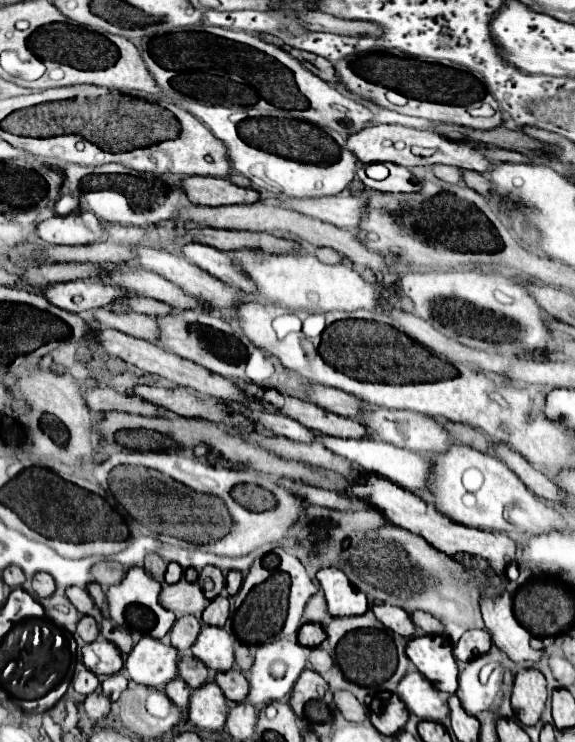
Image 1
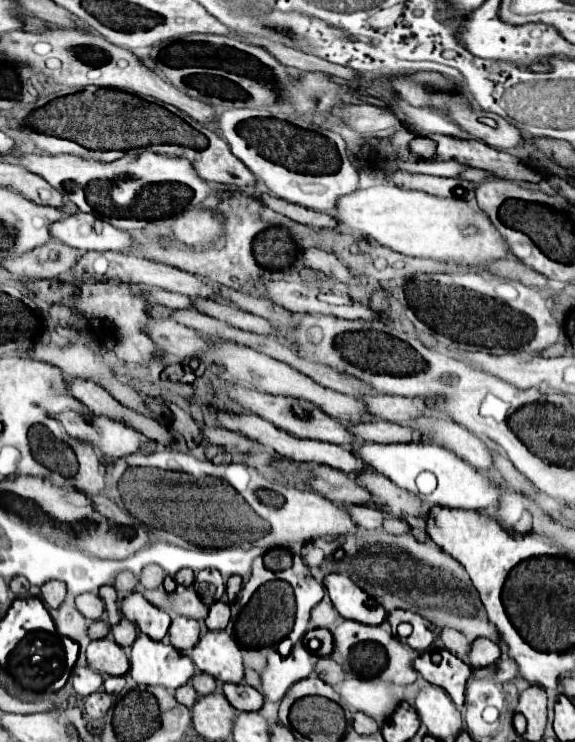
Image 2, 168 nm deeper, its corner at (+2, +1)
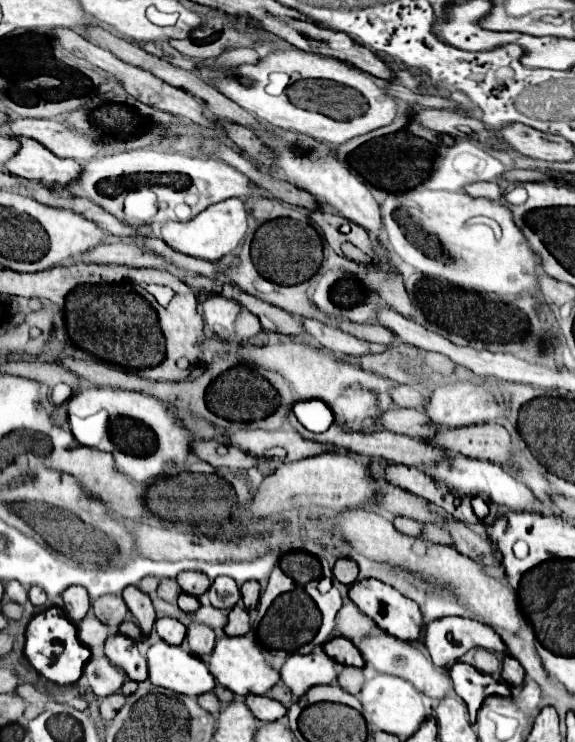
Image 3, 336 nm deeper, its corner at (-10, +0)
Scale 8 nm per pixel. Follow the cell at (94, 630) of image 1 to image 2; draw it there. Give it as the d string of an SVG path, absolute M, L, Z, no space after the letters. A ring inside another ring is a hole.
M96 620L96 622L92 622L90 628L88 628L90 640L104 638L104 636L108 636L108 632L110 632L110 626L108 626L108 622L104 622L104 620Z

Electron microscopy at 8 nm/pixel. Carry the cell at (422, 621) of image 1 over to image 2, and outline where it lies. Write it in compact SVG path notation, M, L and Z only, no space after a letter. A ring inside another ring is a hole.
M440 628L440 630L438 630L438 638L442 640L442 644L444 644L452 654L456 654L458 658L462 658L462 660L466 662L466 654L468 654L470 642L466 640L464 634L460 634L458 630L452 630L452 628Z

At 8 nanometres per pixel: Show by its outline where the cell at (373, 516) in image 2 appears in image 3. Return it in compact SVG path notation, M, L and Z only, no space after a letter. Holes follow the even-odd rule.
M396 517L394 525L396 525L398 531L402 531L406 535L412 535L412 537L420 537L422 535L422 527L424 527L420 521L406 519L406 517Z

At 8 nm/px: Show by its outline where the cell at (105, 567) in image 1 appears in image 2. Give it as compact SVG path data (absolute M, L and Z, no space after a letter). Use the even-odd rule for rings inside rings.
M120 572L116 578L114 578L114 588L116 588L116 592L118 594L122 594L122 596L126 596L128 592L132 592L134 588L136 588L136 584L138 584L138 580L136 580L136 576L132 574L132 572Z

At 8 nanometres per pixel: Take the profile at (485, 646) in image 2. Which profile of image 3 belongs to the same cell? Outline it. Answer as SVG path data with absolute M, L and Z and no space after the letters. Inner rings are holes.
M506 657L502 659L502 679L506 685L512 685L512 687L520 687L524 683L524 675L526 671L522 669L522 665L514 659L514 657Z

